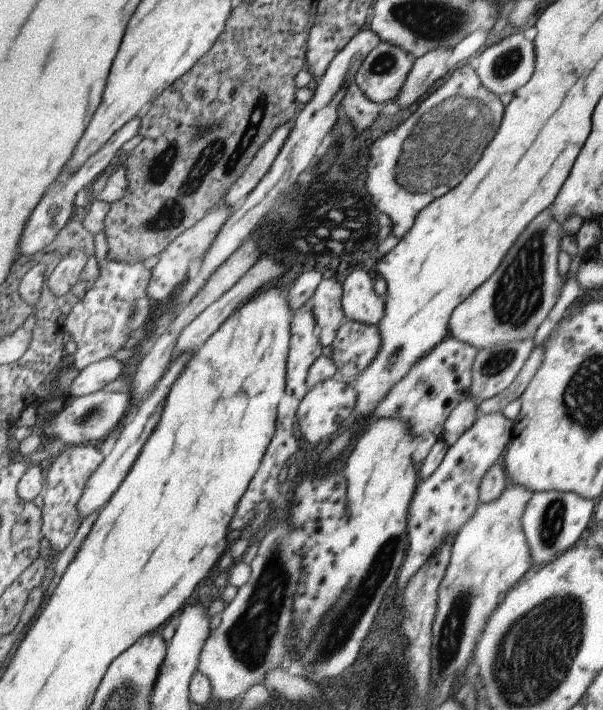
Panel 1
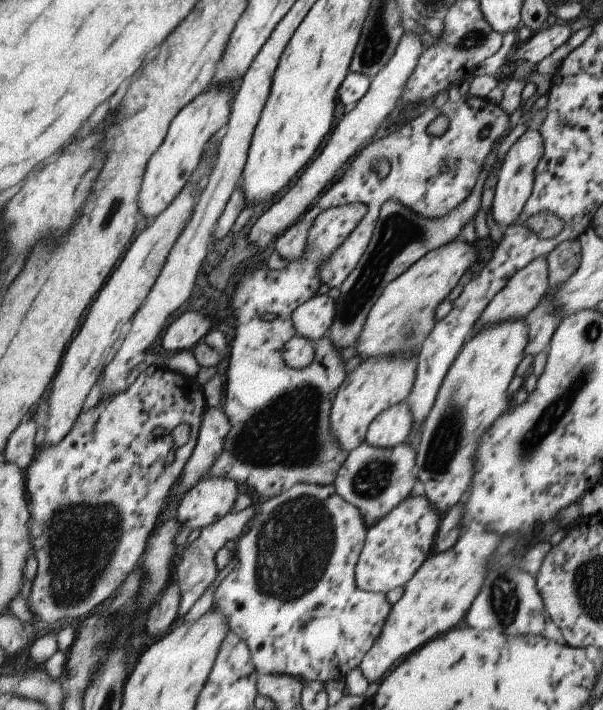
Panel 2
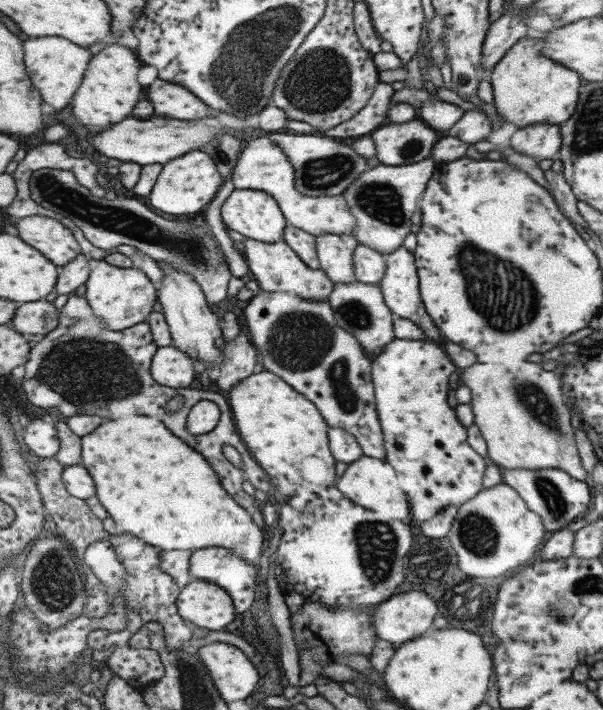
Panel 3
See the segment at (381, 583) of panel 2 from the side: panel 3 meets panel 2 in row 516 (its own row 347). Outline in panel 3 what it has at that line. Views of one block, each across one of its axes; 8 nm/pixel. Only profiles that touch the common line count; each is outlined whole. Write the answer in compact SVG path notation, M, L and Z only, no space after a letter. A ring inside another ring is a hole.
M396 338L373 360L372 375L377 408L383 427L386 460L395 468L412 505L413 520L424 523L447 506L468 503L484 489L484 476L490 459L479 454L468 440L467 427L457 420L449 404L449 376L457 370L441 346L431 340Z

